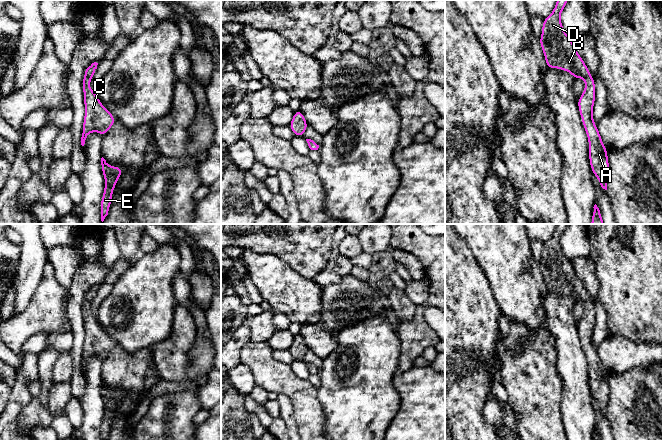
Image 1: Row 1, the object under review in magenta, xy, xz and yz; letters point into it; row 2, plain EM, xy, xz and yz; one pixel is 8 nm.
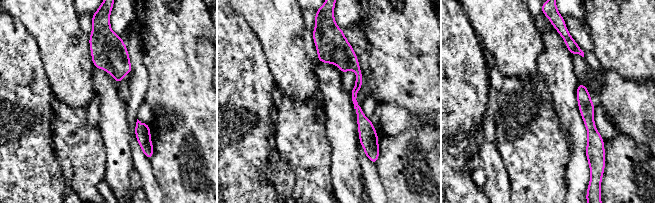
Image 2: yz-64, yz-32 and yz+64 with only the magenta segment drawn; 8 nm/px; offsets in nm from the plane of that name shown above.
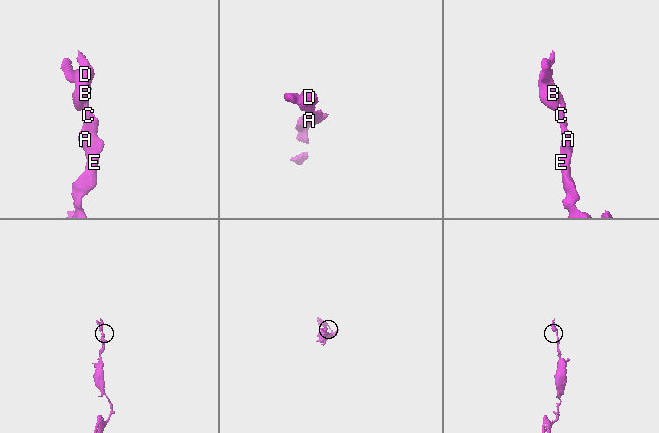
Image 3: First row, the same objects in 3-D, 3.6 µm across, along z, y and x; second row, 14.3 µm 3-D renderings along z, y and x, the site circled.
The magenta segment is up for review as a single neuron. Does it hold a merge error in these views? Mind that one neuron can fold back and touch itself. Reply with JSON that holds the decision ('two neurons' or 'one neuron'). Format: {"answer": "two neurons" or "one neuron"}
{"answer": "one neuron"}

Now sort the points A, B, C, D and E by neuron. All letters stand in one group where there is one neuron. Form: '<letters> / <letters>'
A B C D E

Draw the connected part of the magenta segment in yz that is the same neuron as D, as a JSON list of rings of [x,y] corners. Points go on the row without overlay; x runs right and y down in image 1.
[[[557,224],[553,236],[543,245],[542,259],[539,265],[547,292],[562,293],[570,296],[574,304],[580,301],[585,305],[586,311],[578,323],[578,332],[589,365],[591,394],[600,405],[601,411],[607,414],[608,374],[602,367],[592,339],[595,326],[595,305],[581,280],[577,277],[572,263],[562,251],[560,239],[567,226],[568,224]]]

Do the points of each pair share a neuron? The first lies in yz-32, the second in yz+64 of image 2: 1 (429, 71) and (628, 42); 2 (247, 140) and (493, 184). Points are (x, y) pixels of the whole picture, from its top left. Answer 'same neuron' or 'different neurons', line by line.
1: same neuron
2: different neurons

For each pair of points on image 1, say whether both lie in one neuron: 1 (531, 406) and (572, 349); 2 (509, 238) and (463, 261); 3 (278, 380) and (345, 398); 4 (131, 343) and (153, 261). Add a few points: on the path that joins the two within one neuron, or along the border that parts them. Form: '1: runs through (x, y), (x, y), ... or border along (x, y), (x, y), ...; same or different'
1: border along (555, 347), (556, 369), (562, 381), (562, 393); different
2: border along (459, 237), (486, 276); different
3: border along (317, 388), (317, 398), (323, 414); different
4: runs through (135, 323), (143, 294), (149, 281); same

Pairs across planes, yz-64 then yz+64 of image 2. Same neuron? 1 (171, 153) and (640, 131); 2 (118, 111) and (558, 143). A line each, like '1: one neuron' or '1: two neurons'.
1: two neurons
2: two neurons

